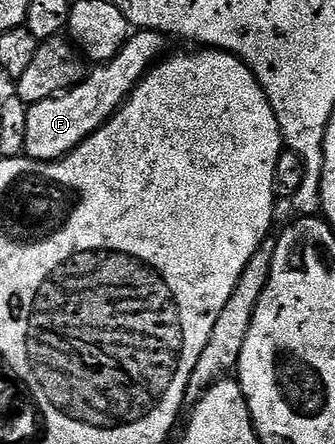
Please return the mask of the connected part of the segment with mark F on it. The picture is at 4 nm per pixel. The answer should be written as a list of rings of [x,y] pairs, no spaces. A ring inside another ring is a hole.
[[[132,32],[120,53],[111,61],[96,64],[79,85],[30,106],[25,123],[26,156],[33,161],[57,161],[66,153],[72,153],[89,134],[111,120],[136,85],[146,77],[147,70],[164,56],[163,41],[165,37],[161,33]]]

